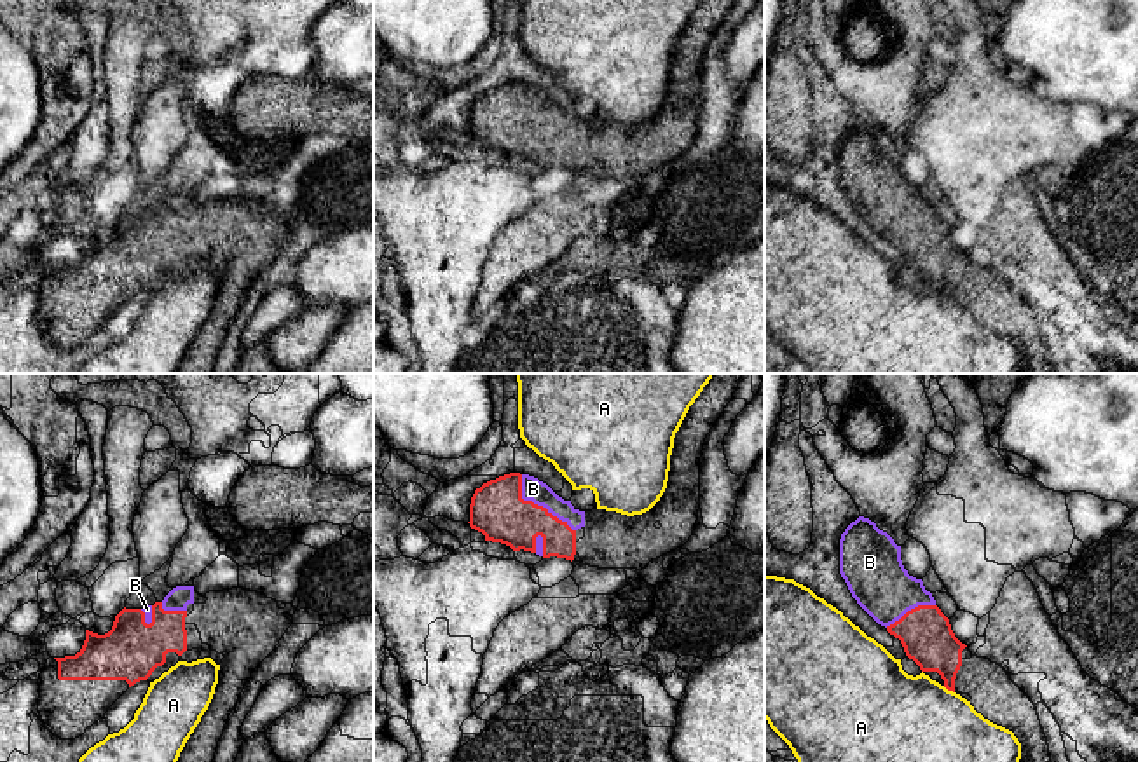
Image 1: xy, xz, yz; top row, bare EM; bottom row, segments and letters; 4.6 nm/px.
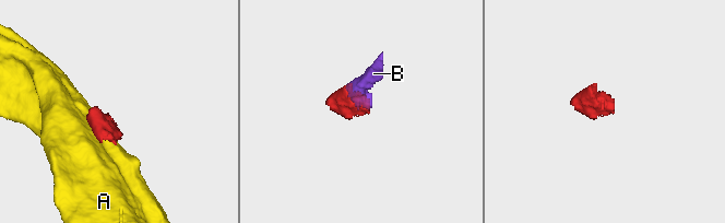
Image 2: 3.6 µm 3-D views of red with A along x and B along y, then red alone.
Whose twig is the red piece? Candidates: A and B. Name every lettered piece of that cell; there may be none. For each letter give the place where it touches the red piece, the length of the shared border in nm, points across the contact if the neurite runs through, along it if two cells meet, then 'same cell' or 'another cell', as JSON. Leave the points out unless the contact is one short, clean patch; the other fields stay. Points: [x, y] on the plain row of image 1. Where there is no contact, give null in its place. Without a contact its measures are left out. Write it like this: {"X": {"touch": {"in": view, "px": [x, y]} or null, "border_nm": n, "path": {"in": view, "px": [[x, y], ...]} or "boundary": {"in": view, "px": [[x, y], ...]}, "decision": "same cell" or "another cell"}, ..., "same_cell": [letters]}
{"A": {"touch": {"in": "yz", "px": [948, 299]}, "border_nm": 70, "boundary": {"in": "yz", "px": [[943, 295], [953, 302]]}, "decision": "another cell"}, "B": {"touch": {"in": "xz", "px": [536, 114]}, "border_nm": 360, "decision": "same cell"}, "same_cell": ["B"]}

